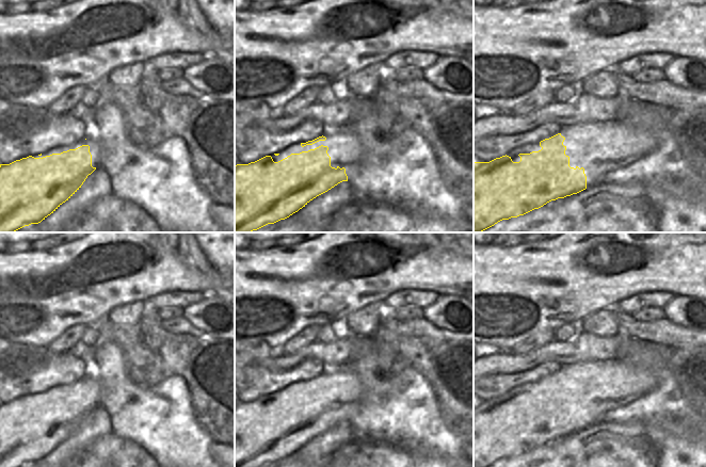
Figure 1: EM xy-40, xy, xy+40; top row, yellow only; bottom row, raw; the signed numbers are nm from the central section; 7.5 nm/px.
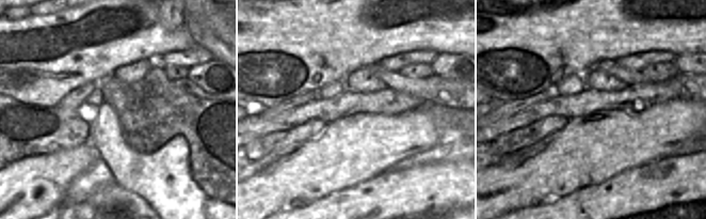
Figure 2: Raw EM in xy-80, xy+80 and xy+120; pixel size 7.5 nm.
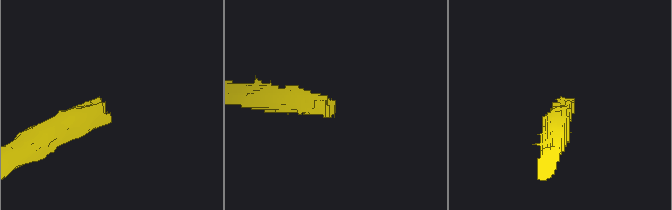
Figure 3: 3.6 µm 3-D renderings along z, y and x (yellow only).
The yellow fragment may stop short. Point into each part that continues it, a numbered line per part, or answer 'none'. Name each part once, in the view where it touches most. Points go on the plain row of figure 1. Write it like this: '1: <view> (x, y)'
1: xy (345, 387).

